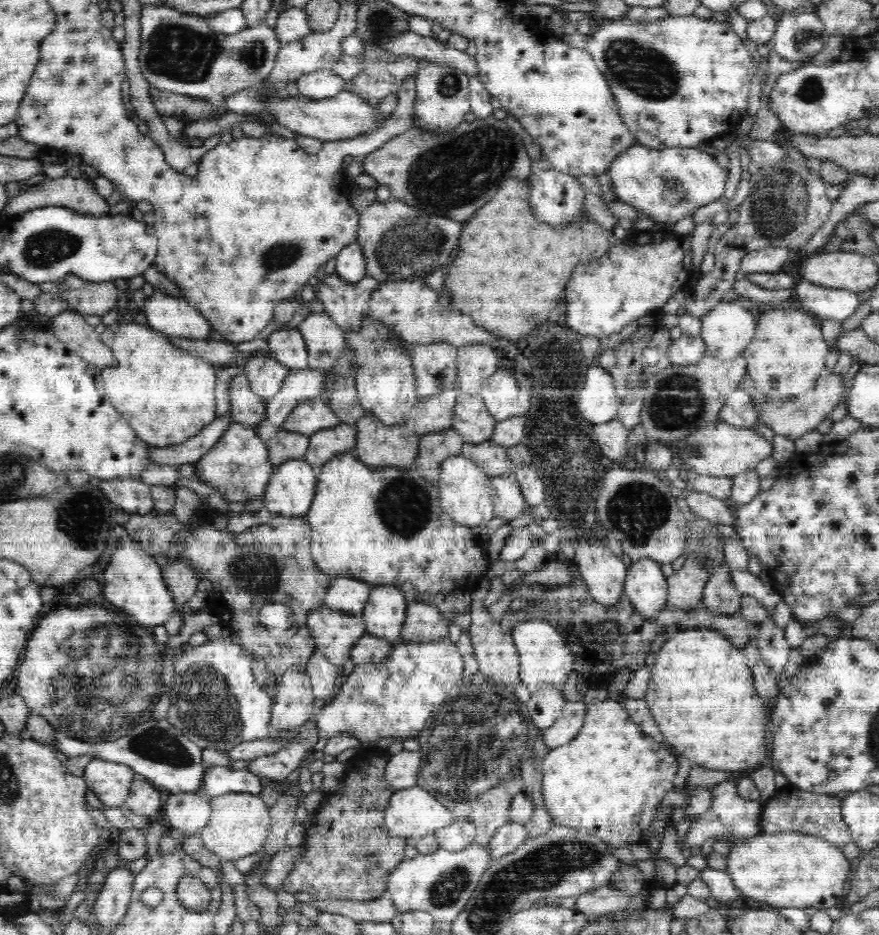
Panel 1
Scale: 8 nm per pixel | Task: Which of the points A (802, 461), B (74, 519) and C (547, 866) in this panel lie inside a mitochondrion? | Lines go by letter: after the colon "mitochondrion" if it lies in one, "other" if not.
A: other
B: mitochondrion
C: mitochondrion

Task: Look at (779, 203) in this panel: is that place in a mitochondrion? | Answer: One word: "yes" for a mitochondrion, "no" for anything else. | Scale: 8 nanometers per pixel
yes

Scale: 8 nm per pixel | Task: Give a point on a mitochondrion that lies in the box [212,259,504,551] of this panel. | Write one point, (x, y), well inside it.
(404, 505)

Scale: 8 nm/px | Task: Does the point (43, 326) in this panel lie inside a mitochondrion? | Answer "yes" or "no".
no

